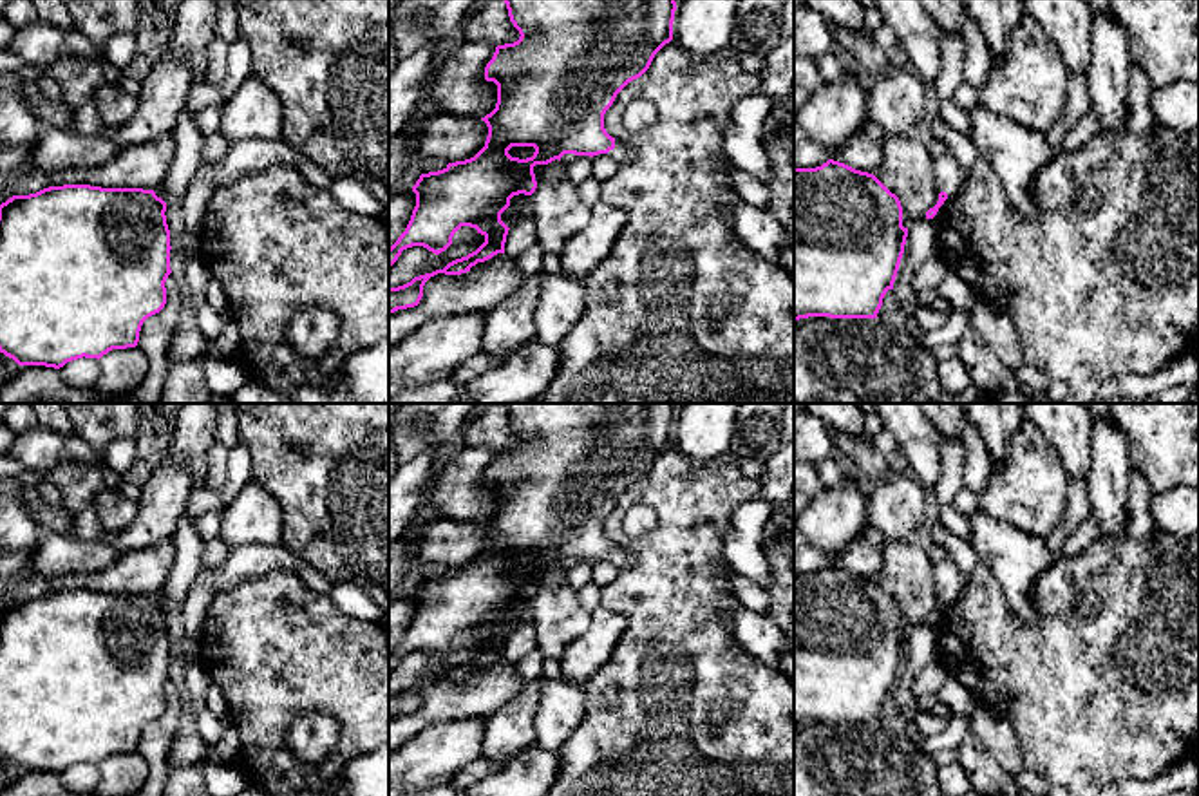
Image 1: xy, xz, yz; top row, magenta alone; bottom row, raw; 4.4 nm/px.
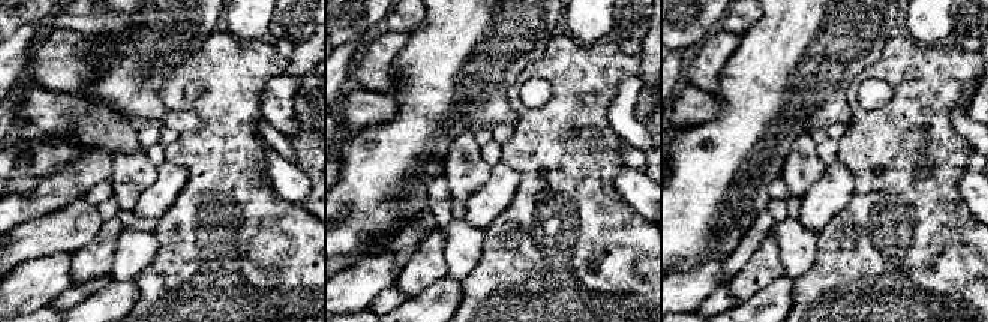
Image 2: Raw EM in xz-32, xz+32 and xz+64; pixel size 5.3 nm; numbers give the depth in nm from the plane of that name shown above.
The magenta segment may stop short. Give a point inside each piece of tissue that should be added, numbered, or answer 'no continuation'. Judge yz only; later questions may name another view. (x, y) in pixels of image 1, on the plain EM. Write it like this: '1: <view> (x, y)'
1: yz (948, 581)

